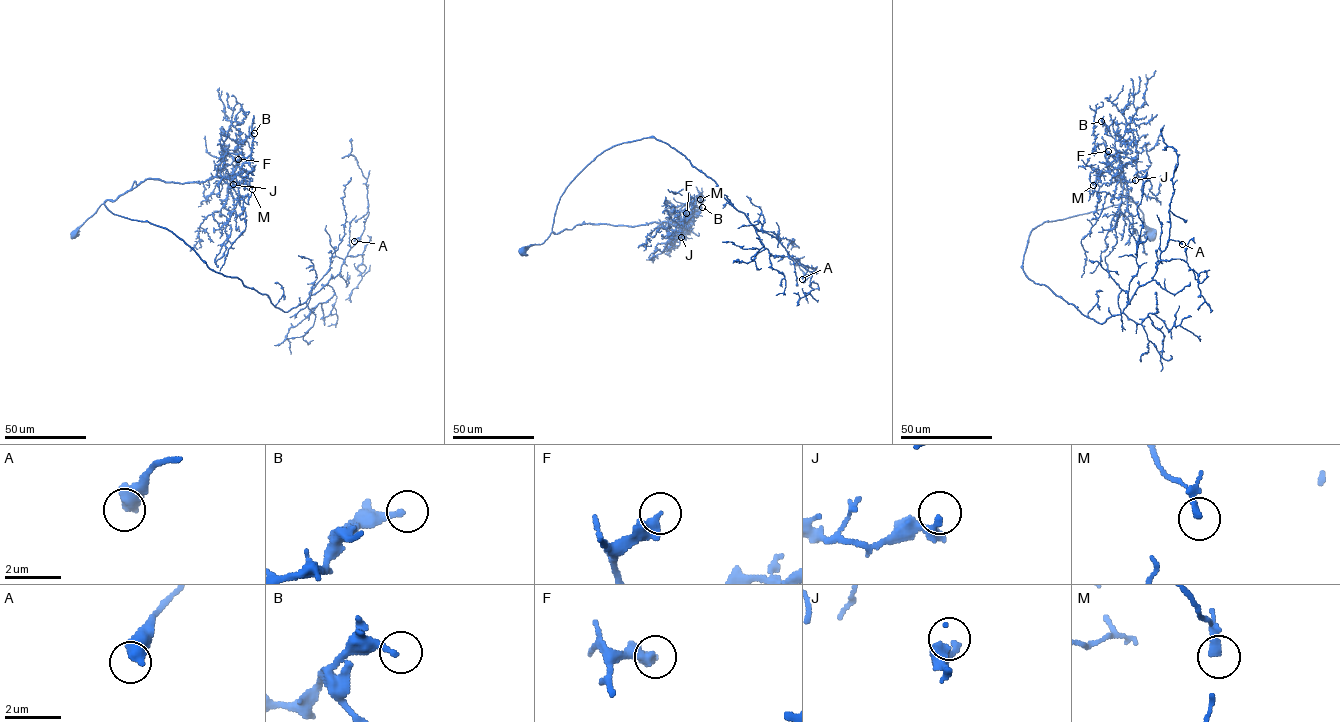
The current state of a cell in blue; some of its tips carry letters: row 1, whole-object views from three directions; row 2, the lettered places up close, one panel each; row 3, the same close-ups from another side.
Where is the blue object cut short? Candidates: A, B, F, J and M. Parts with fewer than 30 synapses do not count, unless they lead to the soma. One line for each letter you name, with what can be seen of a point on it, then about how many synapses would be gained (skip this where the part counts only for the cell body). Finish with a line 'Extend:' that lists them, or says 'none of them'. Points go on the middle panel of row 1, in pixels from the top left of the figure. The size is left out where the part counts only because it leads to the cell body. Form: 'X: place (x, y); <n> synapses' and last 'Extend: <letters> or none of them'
F: place (686, 213); 50 synapses
Extend: F

